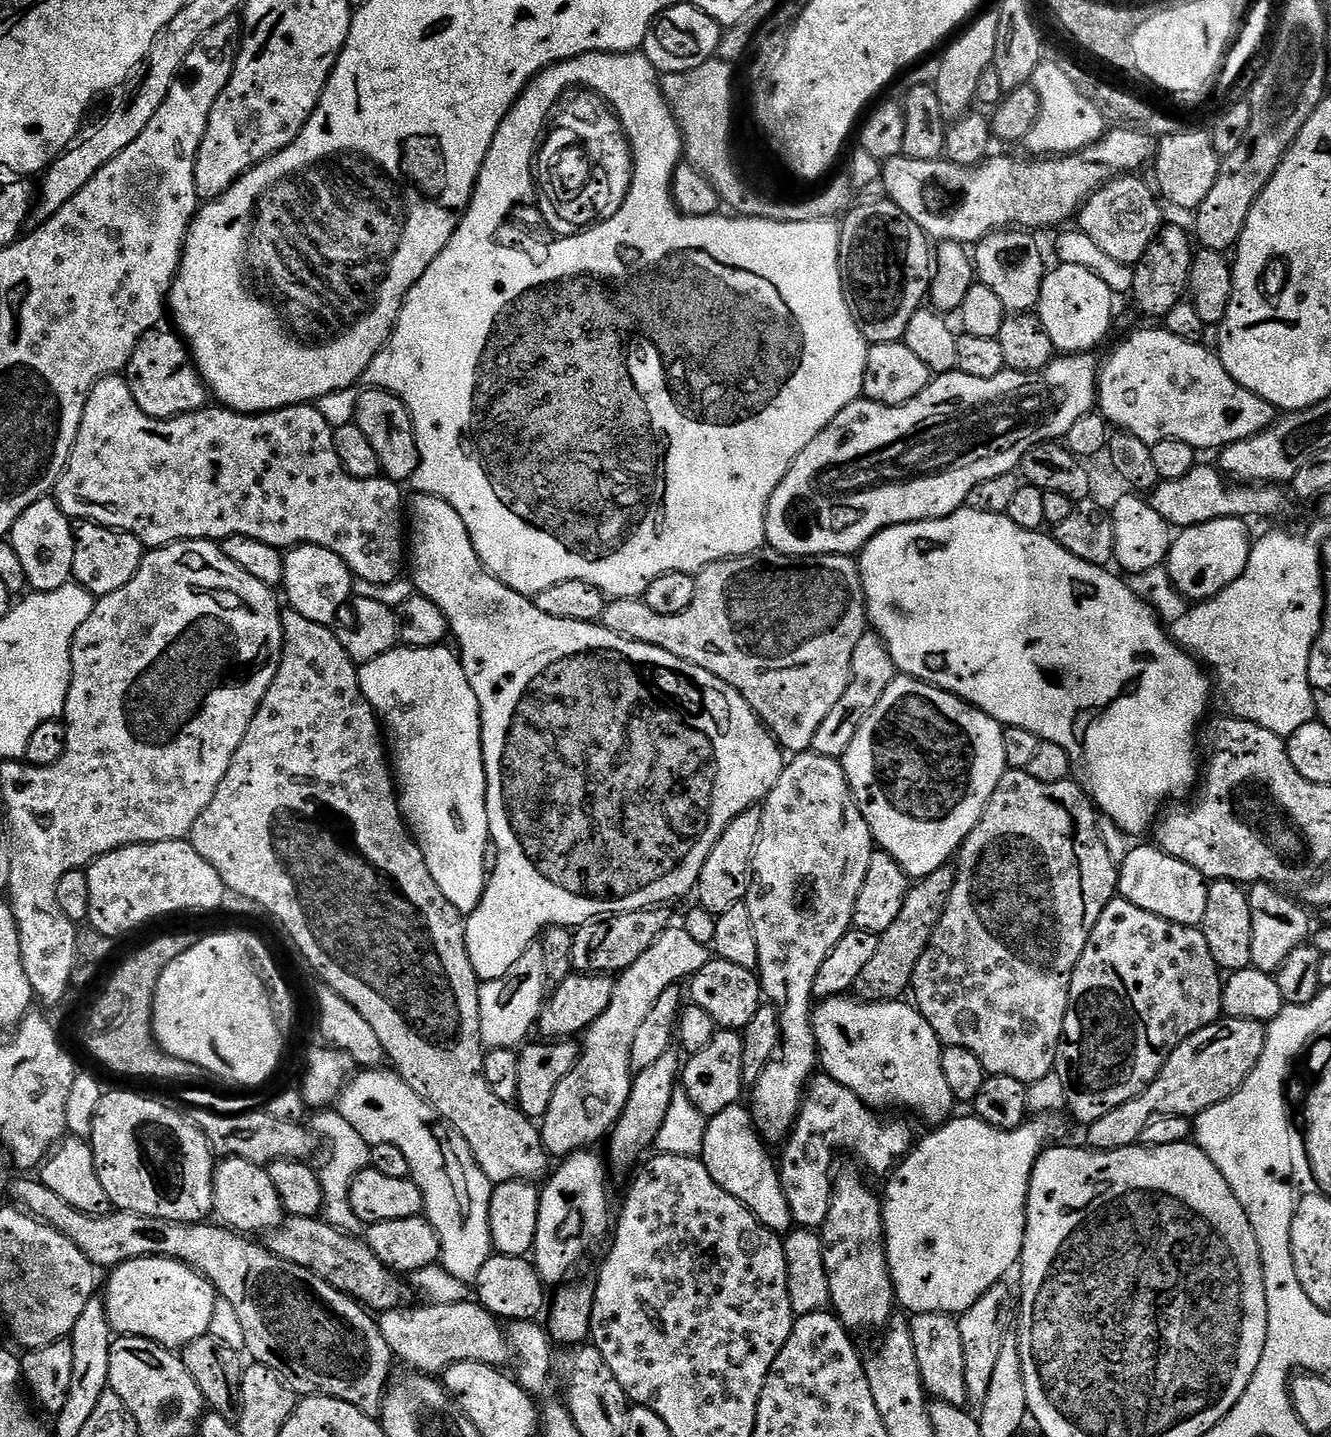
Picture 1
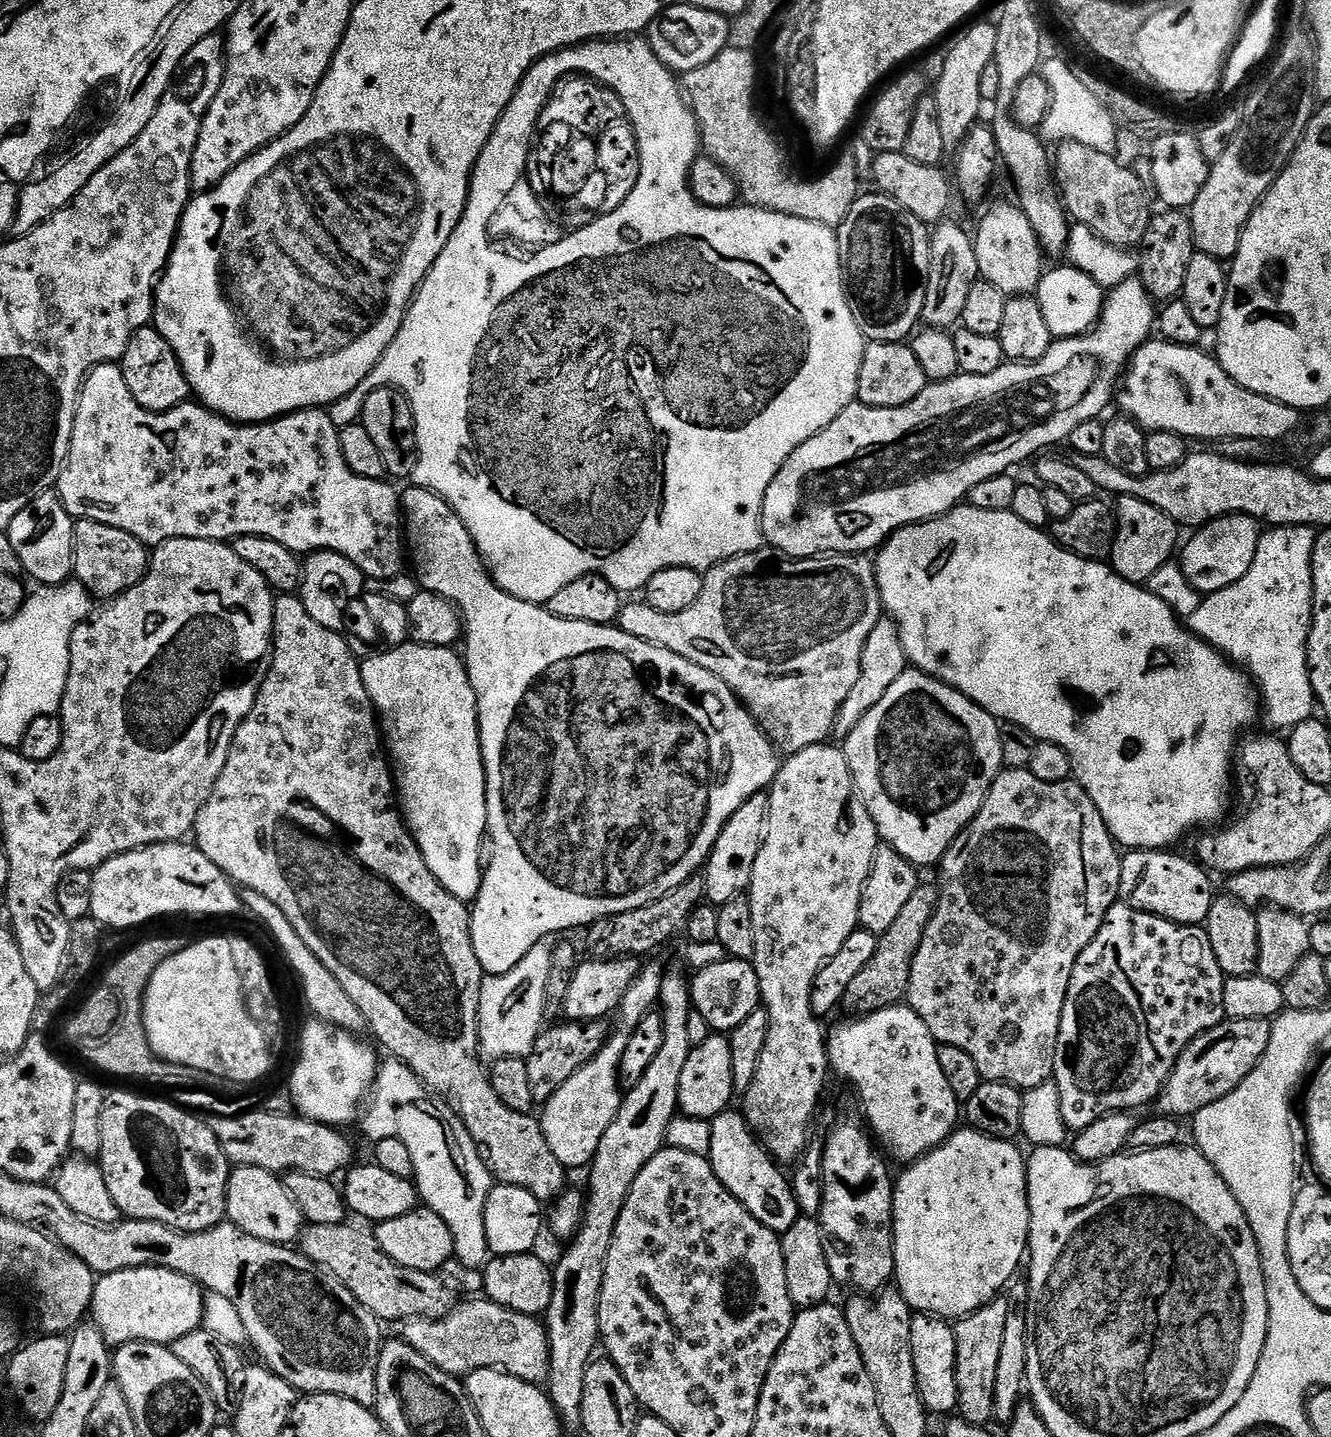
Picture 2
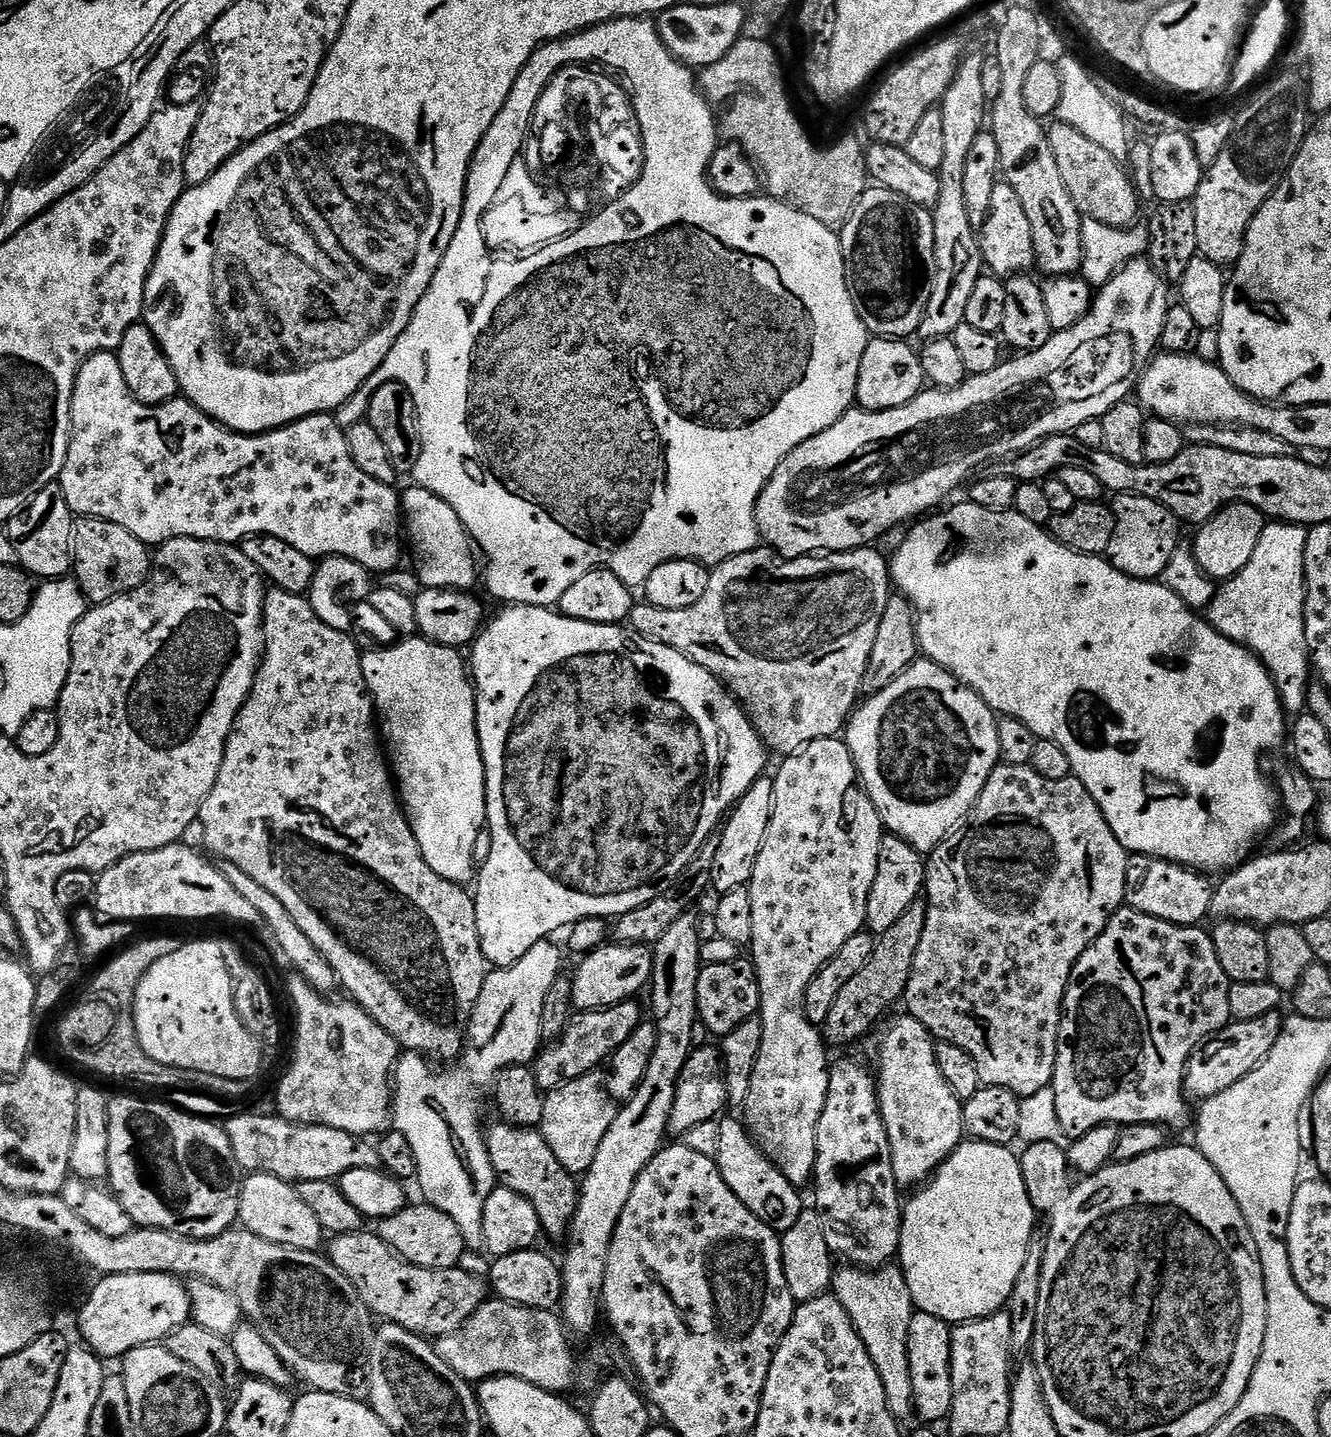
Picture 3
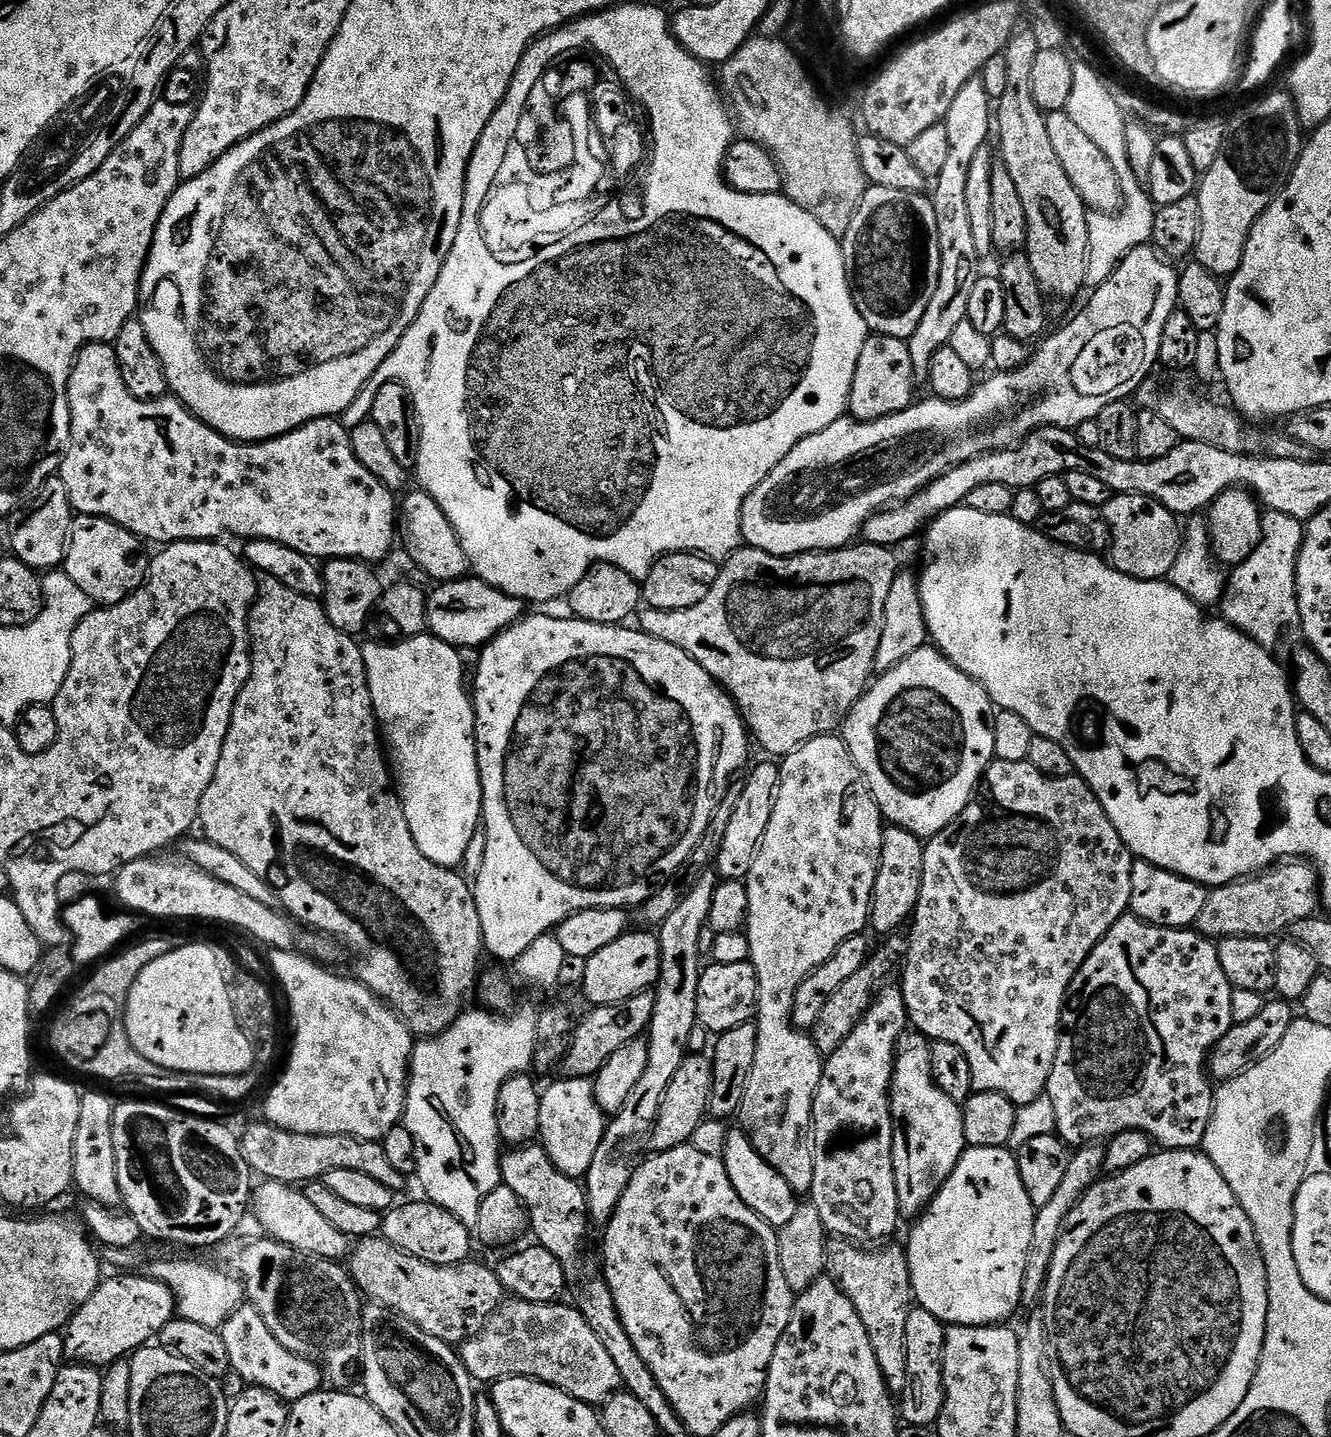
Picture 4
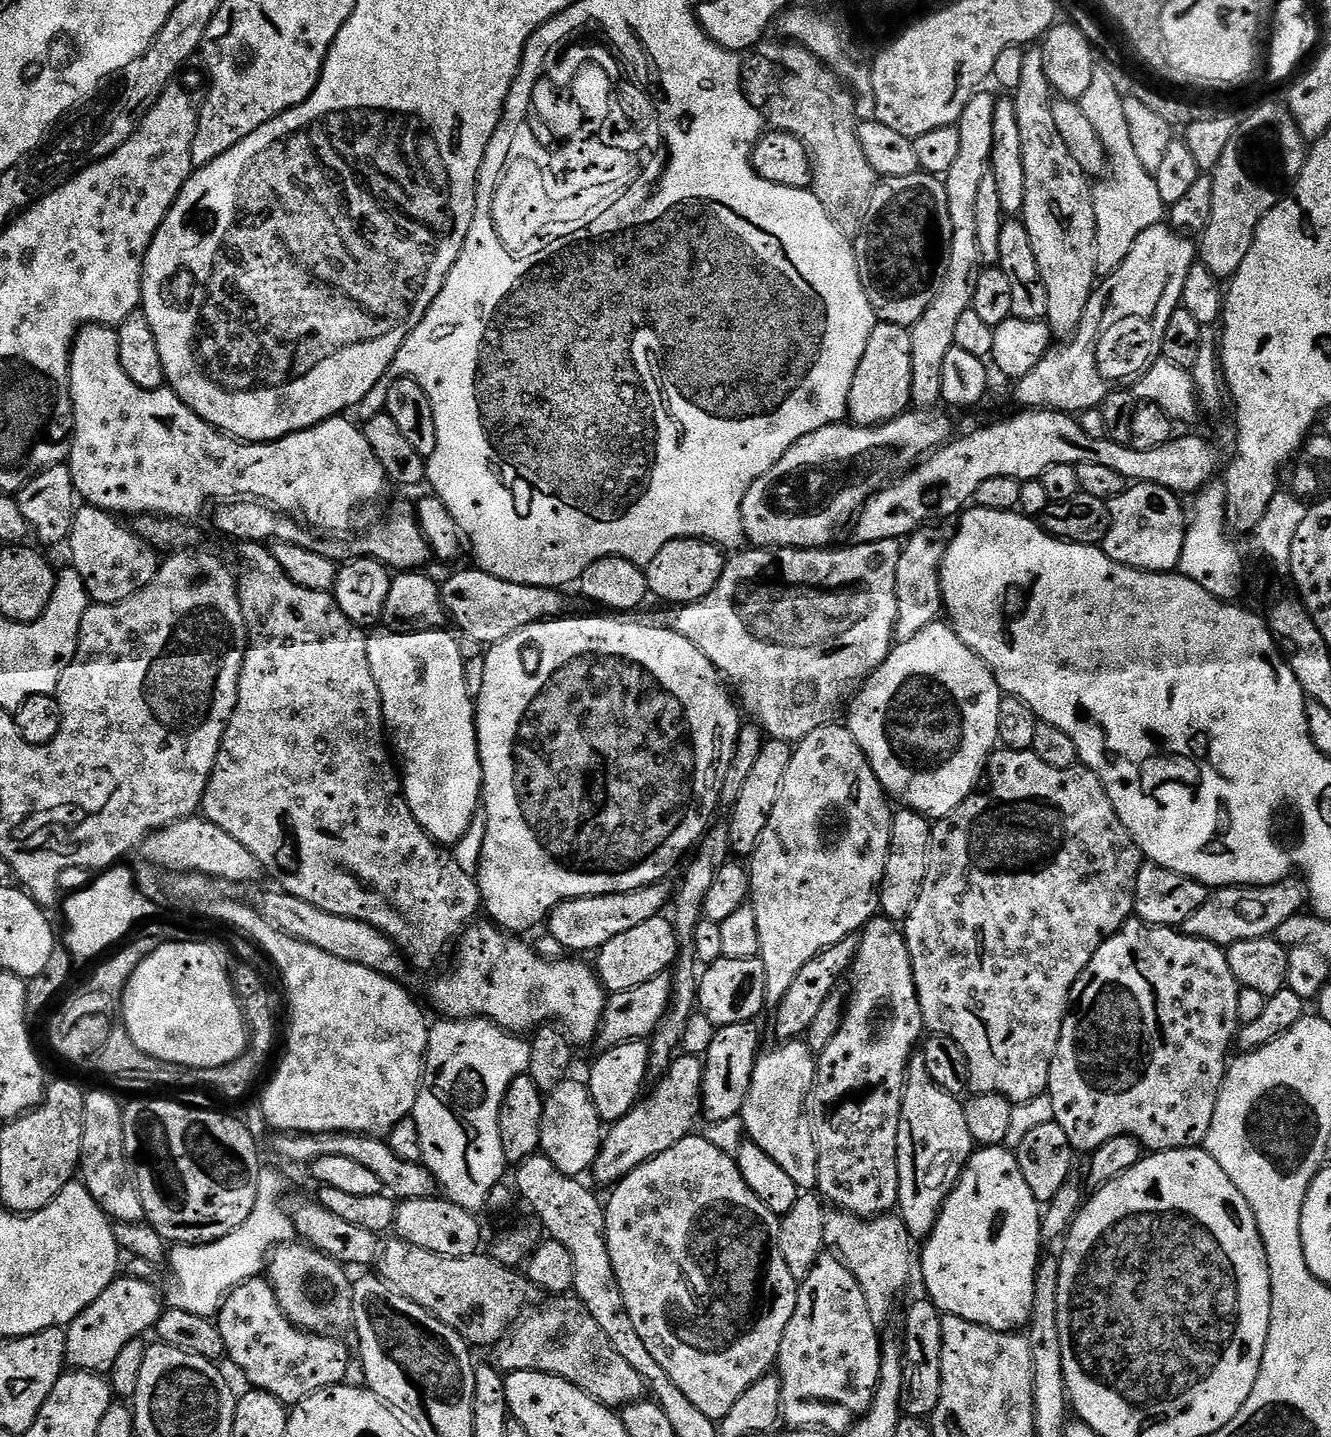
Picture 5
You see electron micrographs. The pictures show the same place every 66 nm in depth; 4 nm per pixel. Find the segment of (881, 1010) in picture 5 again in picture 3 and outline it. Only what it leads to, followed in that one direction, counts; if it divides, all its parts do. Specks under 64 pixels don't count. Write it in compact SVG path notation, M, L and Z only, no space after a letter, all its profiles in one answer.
M840 1060L837 1064L835 1061L828 1073L828 1093L822 1106L822 1118L818 1118L816 1135L814 1208L823 1218L825 1229L831 1233L826 1238L826 1246L830 1246L833 1257L840 1259L841 1256L849 1265L865 1270L879 1270L897 1259L902 1219L901 1189L894 1178L890 1142L876 1097L876 1082L877 1077L868 1073L866 1065L856 1060Z

